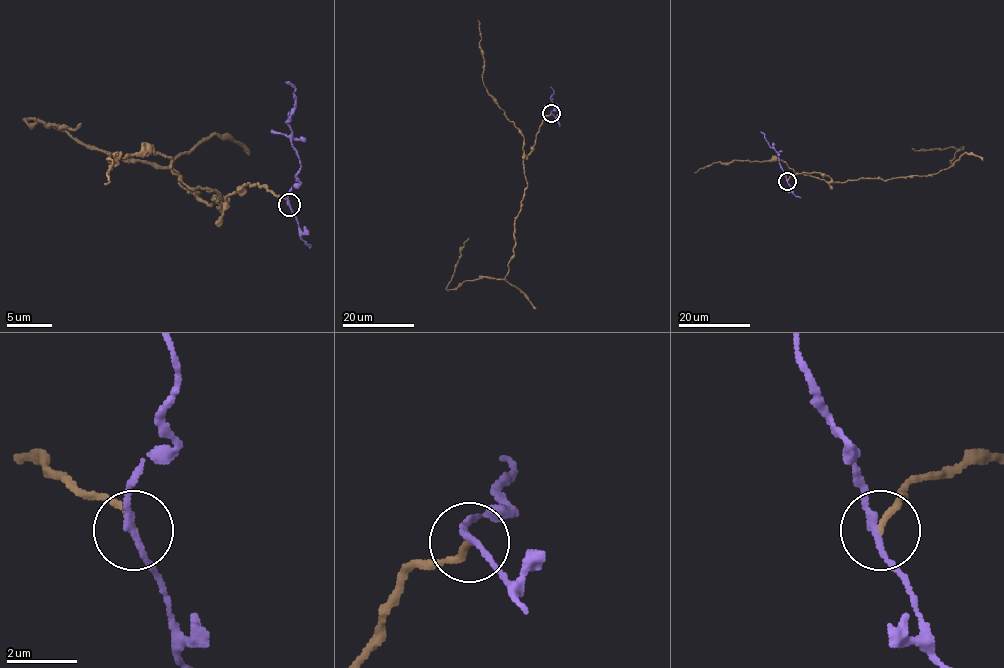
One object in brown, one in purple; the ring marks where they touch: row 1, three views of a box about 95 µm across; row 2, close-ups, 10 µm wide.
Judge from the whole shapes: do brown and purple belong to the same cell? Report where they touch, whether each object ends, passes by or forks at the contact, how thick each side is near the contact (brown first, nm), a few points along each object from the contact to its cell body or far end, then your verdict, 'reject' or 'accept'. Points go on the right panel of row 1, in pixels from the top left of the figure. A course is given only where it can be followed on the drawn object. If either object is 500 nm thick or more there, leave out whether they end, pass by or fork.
at (787, 181); brown ends there; purple passes by; 180 nm thick on the brown side, 170 nm on the other; brown runs (787, 181), (796, 174), (819, 172), (834, 182), (931, 175), (953, 165), (955, 153), (964, 146), (912, 148); purple runs (787, 181), (777, 153), (760, 132); reject

